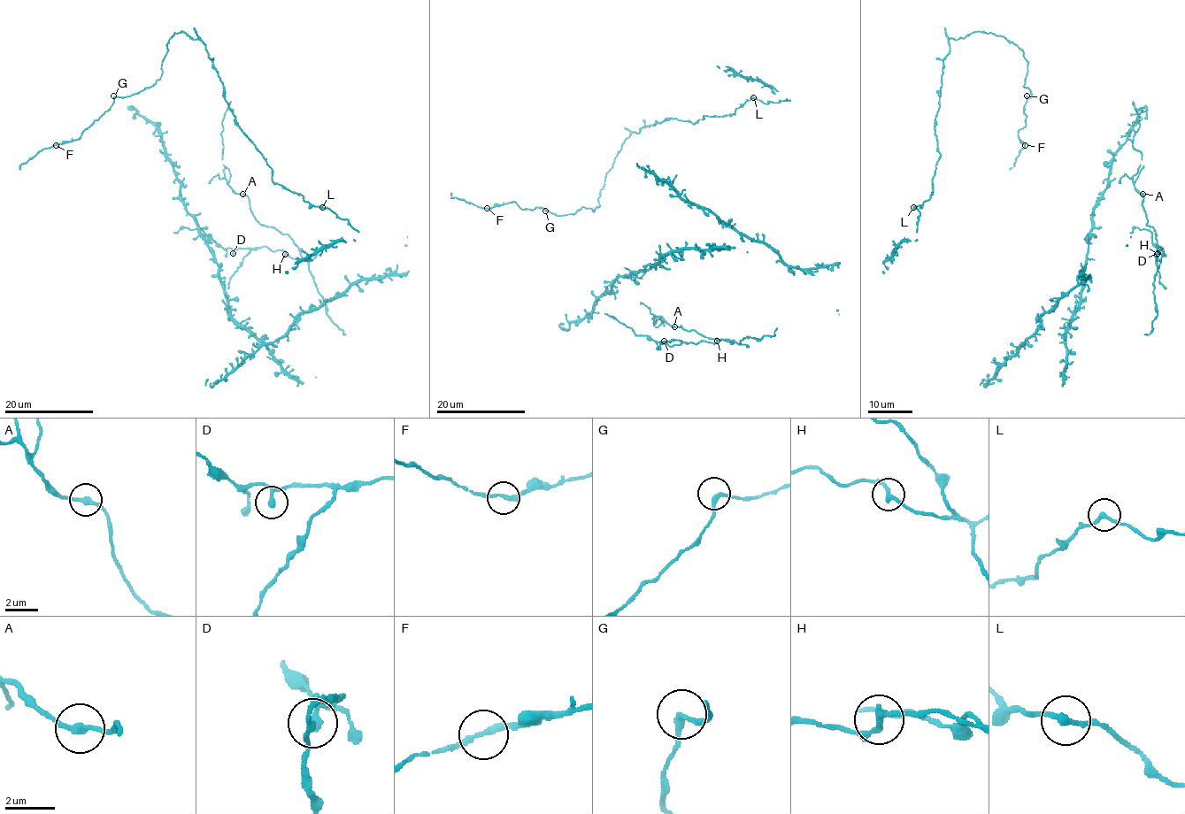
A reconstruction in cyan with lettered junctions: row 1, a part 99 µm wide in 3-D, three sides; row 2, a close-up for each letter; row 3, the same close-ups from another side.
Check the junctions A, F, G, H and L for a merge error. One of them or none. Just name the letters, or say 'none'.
none

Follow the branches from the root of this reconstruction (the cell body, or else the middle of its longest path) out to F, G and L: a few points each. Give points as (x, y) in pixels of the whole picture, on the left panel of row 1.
F: (129, 95), (116, 97), (112, 104), (77, 139), (56, 145)
G: (129, 95), (113, 95)
L: (129, 95), (160, 78), (174, 33), (198, 38), (234, 123), (272, 169), (272, 180), (322, 207)

